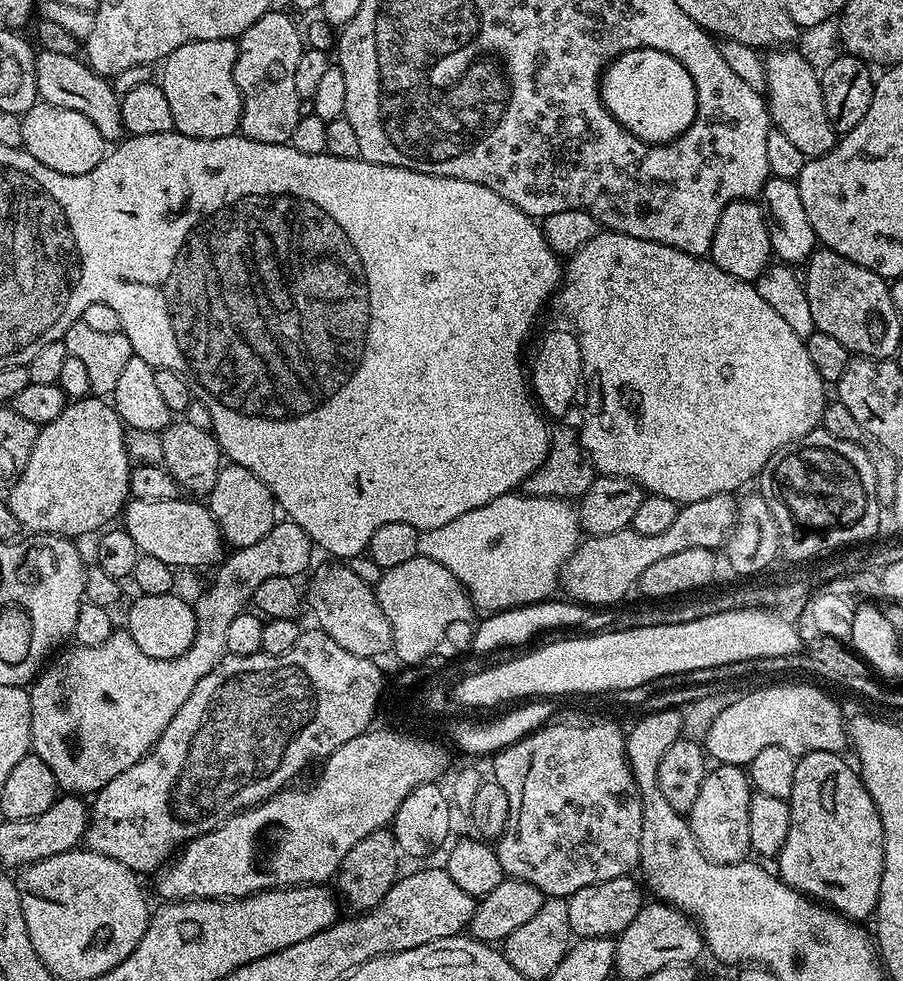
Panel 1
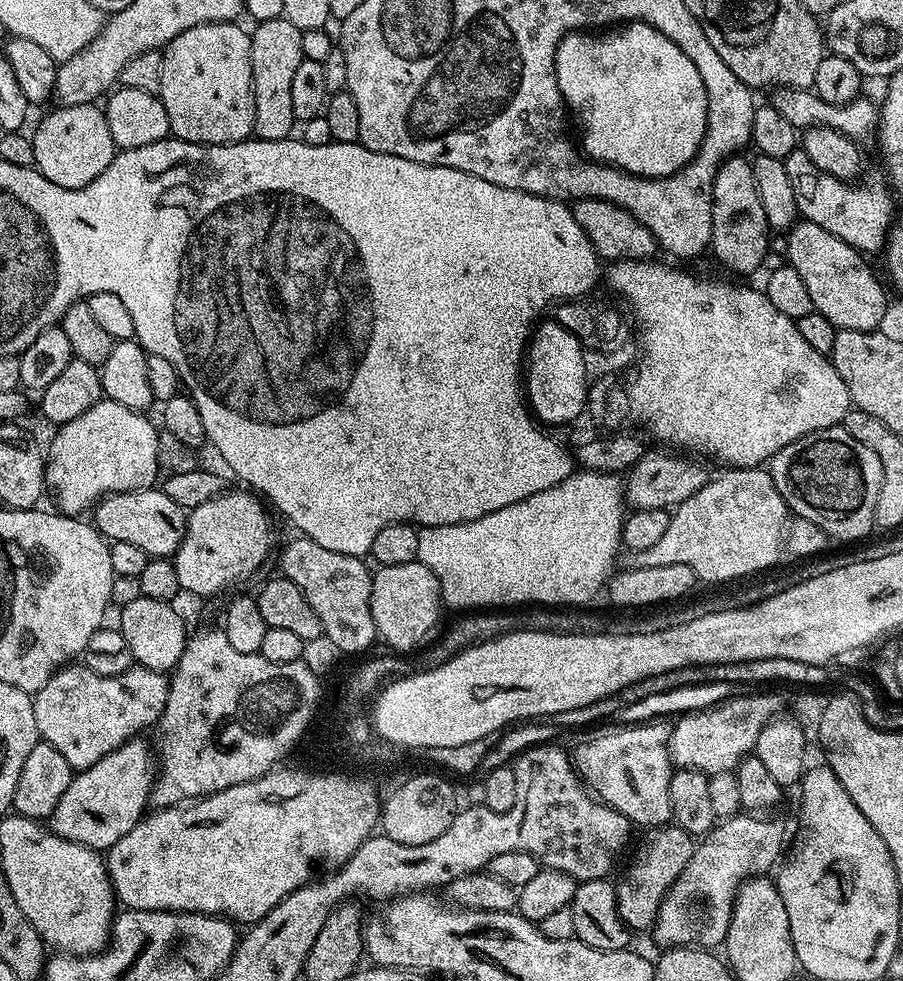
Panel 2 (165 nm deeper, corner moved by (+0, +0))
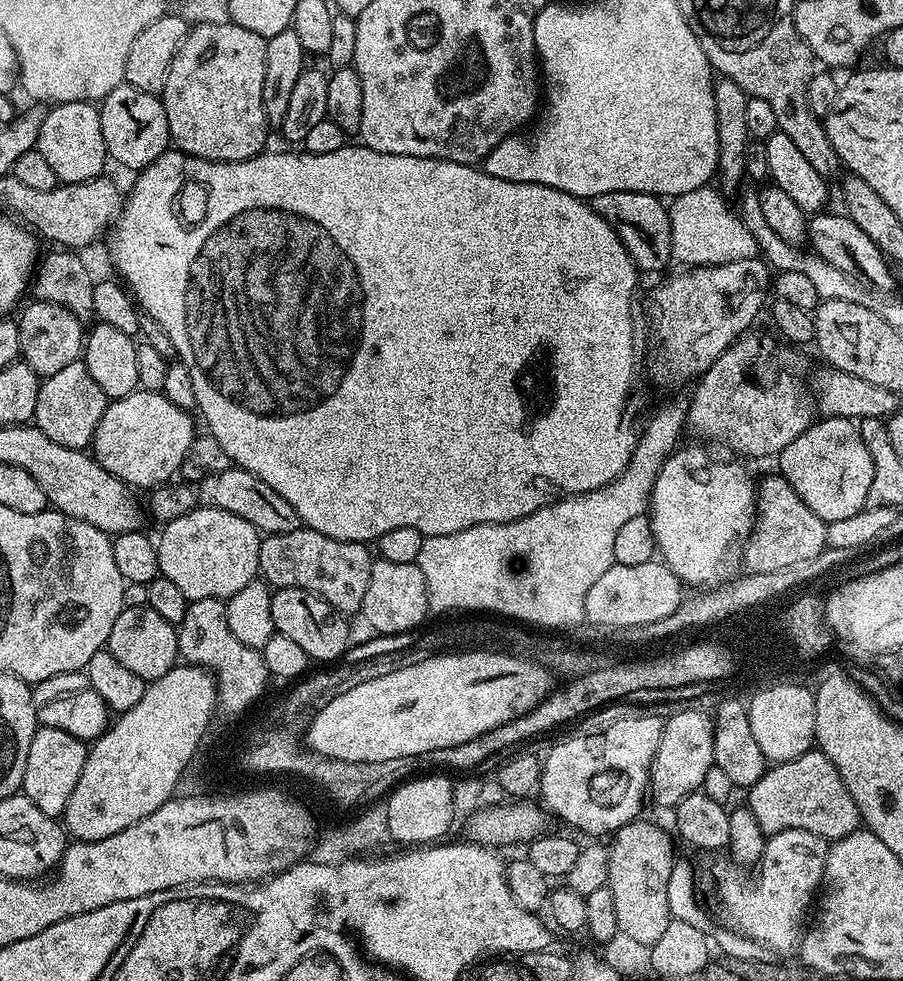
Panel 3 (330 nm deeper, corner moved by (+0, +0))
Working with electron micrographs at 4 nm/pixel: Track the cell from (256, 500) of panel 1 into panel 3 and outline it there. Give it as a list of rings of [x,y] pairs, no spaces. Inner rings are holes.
[[[197,506],[167,521],[163,528],[164,533],[156,540],[160,575],[170,578],[189,602],[202,598],[227,602],[242,586],[257,579],[262,536],[246,518],[238,518],[230,510]]]

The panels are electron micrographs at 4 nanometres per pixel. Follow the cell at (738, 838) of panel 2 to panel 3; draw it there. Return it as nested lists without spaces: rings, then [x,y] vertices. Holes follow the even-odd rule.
[[[819,750],[765,767],[762,778],[747,789],[746,796],[746,806],[758,818],[758,826],[765,834],[797,828],[831,842],[849,836],[862,824],[860,811],[850,790],[846,790],[846,782],[842,782],[842,774],[834,770],[834,762]]]

